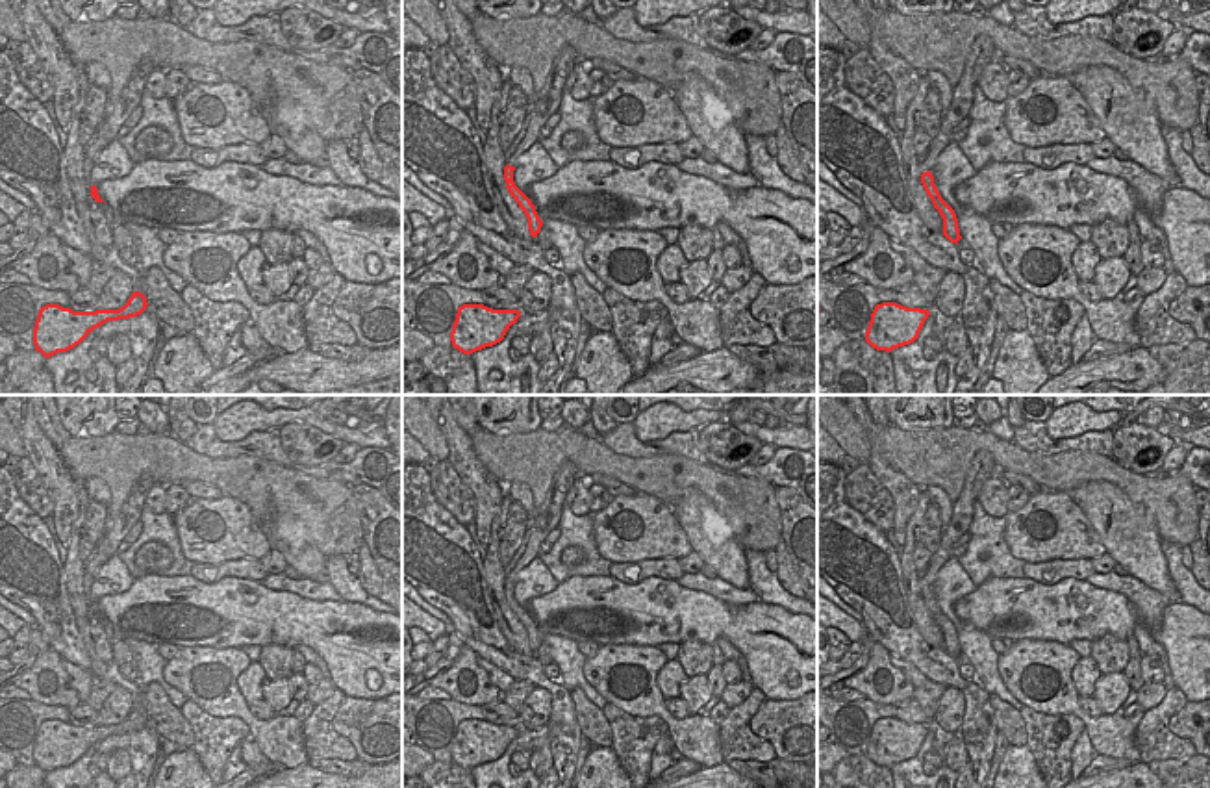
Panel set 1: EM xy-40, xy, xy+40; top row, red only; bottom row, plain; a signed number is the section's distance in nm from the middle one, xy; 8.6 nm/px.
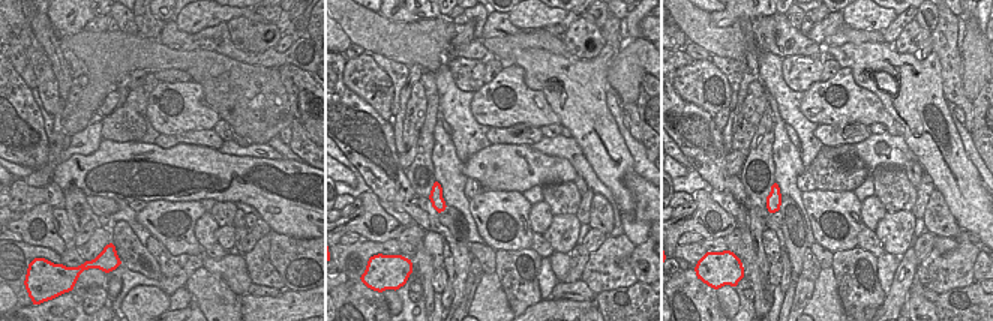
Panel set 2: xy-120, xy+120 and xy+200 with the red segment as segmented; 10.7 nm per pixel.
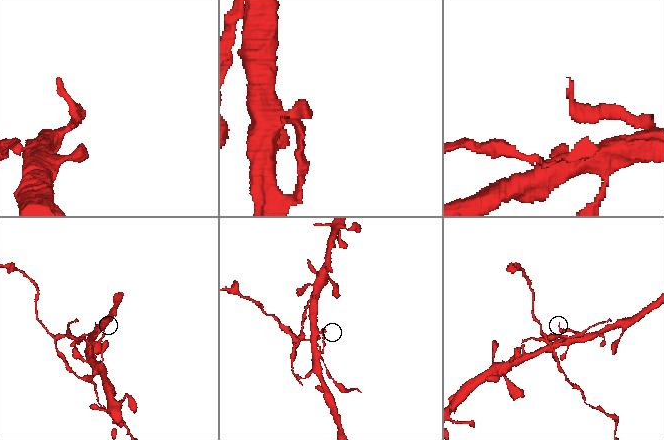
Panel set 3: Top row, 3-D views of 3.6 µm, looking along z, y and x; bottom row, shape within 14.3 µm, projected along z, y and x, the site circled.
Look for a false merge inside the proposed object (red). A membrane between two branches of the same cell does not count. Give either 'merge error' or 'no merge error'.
merge error

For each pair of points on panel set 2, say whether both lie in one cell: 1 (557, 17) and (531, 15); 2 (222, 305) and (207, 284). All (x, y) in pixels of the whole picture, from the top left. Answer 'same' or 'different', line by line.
1: same
2: same

